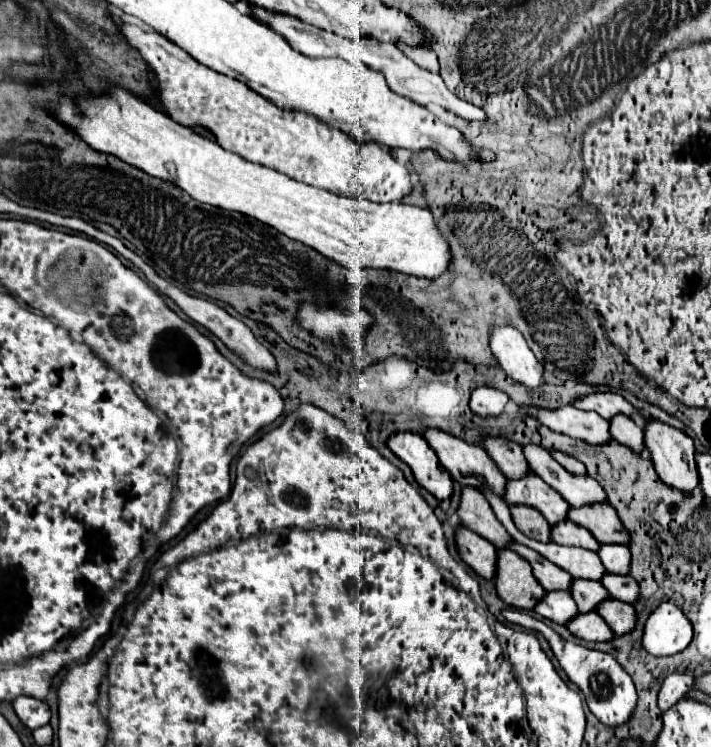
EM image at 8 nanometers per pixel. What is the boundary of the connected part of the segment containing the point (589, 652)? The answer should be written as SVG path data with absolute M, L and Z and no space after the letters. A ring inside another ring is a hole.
M505 609L503 611L503 617L509 623L513 623L513 625L519 625L519 627L525 627L529 631L541 633L549 641L549 645L551 645L555 657L559 659L563 671L567 673L569 681L573 681L583 691L591 713L603 725L607 725L607 727L619 727L619 725L625 725L631 719L631 713L635 711L635 705L637 705L637 691L635 691L633 679L627 675L627 671L609 653L601 653L601 651L595 651L595 649L587 649L583 645L569 643L569 641L561 639L551 627L547 627L543 621L531 617L527 611Z

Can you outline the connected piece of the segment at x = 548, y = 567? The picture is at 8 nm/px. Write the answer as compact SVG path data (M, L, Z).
M511 543L511 549L513 549L515 553L519 553L521 557L525 557L525 559L531 563L535 579L537 579L547 591L571 591L571 581L573 581L573 577L571 577L567 571L559 569L557 565L553 565L553 563L547 561L545 557L539 557L539 553L535 553L533 549L527 549L527 547L523 547L523 545L517 545L517 543L513 545L513 543Z

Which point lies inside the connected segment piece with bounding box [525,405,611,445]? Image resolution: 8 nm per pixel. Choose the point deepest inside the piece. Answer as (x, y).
(586, 425)

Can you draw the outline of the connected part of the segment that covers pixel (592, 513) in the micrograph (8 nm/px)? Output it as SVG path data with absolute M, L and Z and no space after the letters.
M609 503L585 505L581 509L571 509L569 519L593 533L593 537L603 545L629 545L627 531L619 521L619 515Z

